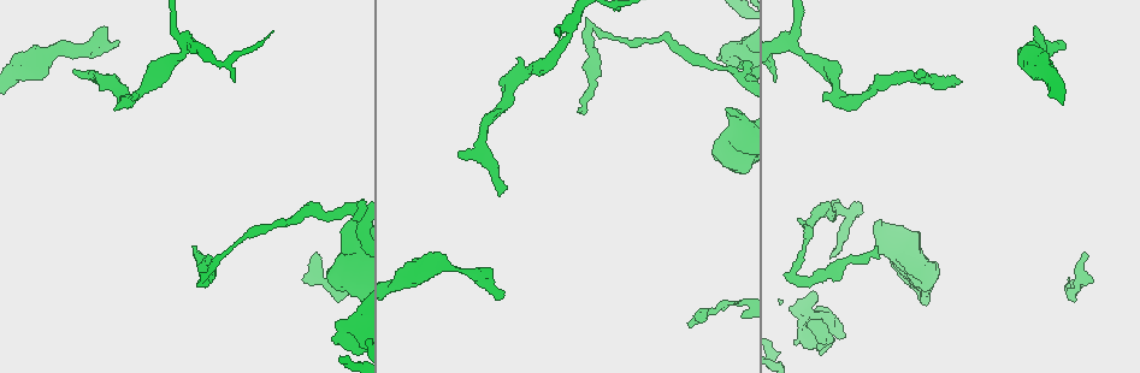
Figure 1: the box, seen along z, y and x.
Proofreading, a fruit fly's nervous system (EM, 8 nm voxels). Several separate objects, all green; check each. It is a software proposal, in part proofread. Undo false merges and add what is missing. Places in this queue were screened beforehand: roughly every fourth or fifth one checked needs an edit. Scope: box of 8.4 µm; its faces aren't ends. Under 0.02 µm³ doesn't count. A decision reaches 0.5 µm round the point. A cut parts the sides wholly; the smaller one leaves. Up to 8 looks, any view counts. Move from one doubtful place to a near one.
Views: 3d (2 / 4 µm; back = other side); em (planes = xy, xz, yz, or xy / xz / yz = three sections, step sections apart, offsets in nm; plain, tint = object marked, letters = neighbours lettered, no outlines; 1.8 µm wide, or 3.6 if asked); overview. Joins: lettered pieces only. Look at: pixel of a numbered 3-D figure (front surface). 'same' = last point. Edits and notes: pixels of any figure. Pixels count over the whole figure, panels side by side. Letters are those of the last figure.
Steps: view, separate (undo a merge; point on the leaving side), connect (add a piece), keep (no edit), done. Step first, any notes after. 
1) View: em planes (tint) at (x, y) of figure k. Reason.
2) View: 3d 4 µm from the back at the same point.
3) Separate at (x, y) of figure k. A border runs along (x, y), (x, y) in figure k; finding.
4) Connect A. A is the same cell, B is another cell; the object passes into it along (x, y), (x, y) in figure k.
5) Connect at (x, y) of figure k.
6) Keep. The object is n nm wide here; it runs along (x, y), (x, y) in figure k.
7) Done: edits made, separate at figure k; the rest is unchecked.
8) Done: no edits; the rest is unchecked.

View: em planes (tint) at (503, 187) of figure 1. Free end.

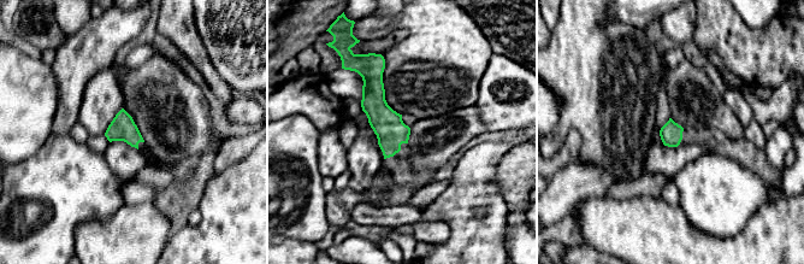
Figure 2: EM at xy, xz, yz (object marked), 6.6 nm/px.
View: em planes (letters) at the same point. What lies round it.

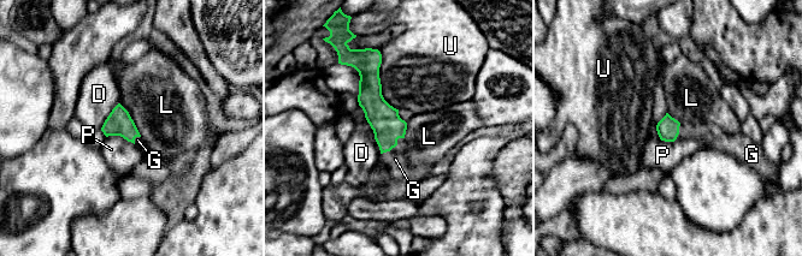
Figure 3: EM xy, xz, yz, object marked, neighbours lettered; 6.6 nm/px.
Connect at (395, 159) of figure 3. G is the same cell, D, L, P and U are other cells; the object passes into it along (384, 120), (394, 147), (395, 159) in figure 3; the neuron continues.

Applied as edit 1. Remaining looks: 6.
View: em xy step 4 (letters) at (578, 110) of figure 1. An open end.

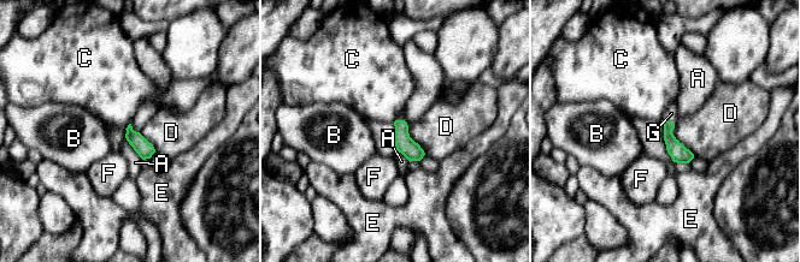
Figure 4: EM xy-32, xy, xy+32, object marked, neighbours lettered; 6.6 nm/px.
View: em planes (letters) at the same point. Cut it another way.

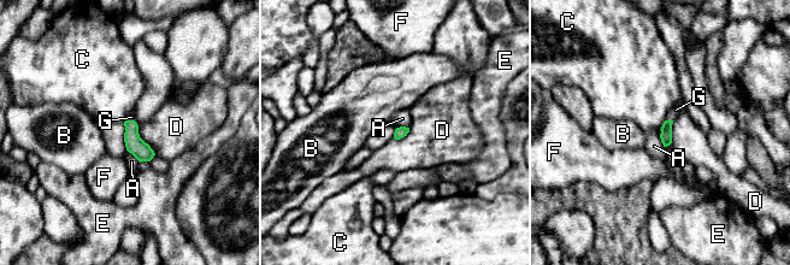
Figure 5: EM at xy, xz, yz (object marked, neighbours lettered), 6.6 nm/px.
Connect at (676, 110) of figure 5. G is the same cell, A, B, C, D, E and F are other cells; the neuron continues.

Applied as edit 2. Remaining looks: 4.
View: 3d 2 µm at (722, 69) of figure 1. Two arms in line, one across.

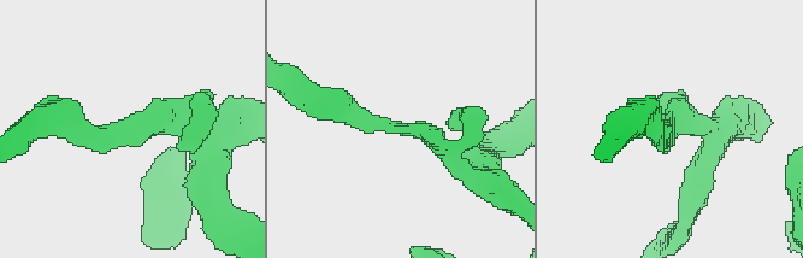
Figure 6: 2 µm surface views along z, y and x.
View: em xy step 4 (tint) at (406, 131) of figure 6. Shape alone is not enough.

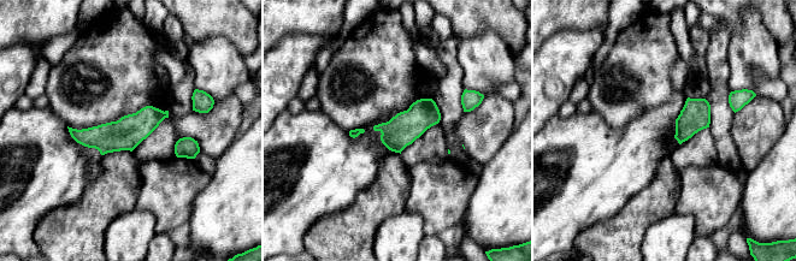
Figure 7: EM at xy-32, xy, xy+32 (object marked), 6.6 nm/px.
View: em planes (letters) at the same point. Another direction.

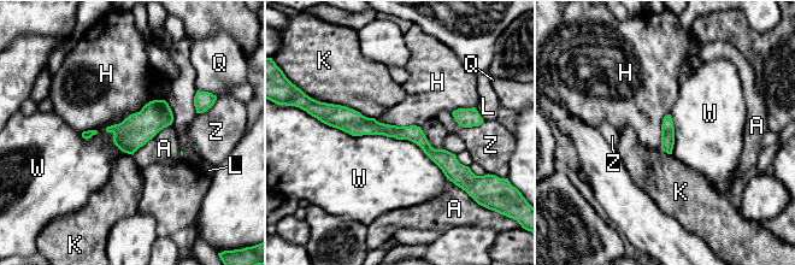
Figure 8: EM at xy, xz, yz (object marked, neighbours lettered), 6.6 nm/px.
Keep. A, H, K, L, Q, W and Z are other cells; it runs along (329, 122), (412, 133), (463, 170) in figure 8; all the same neuron.

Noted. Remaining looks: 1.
Done: edits made, connect at figure 3, connect at figure 5; the rest is unchecked.

